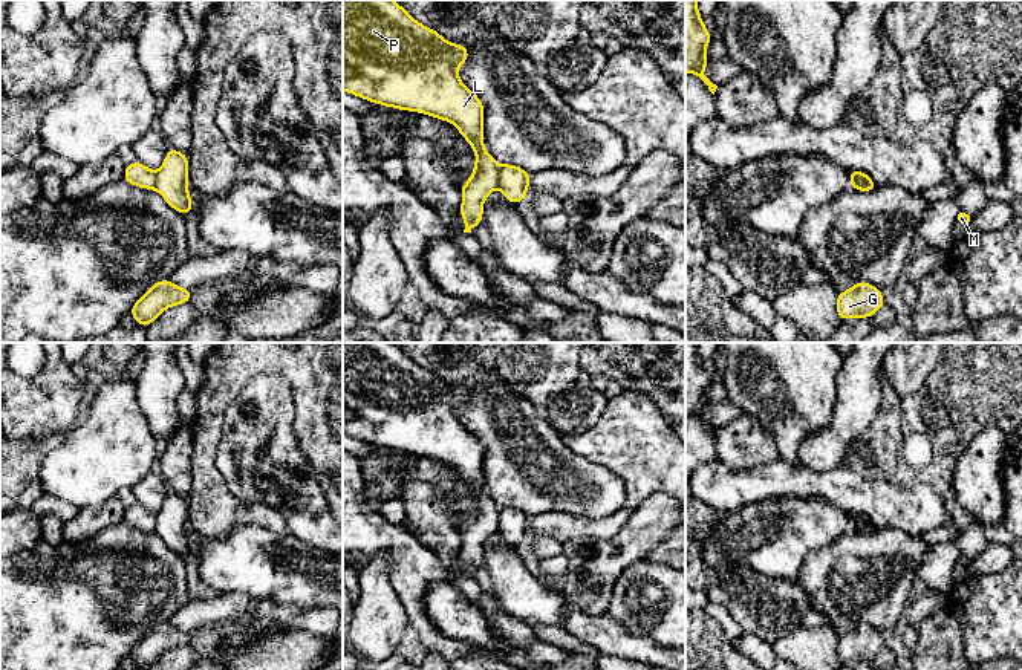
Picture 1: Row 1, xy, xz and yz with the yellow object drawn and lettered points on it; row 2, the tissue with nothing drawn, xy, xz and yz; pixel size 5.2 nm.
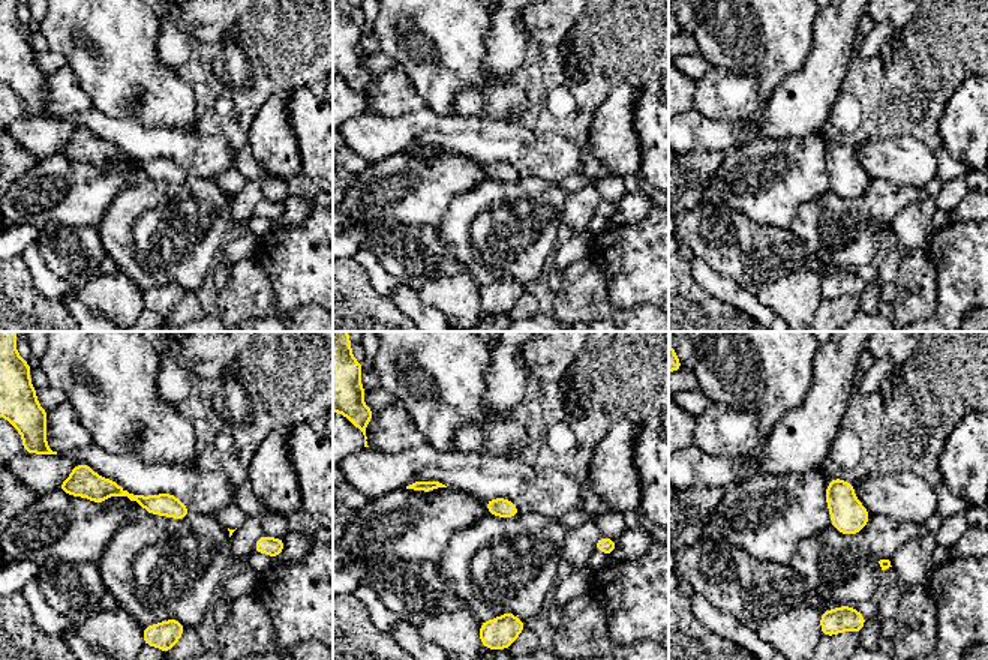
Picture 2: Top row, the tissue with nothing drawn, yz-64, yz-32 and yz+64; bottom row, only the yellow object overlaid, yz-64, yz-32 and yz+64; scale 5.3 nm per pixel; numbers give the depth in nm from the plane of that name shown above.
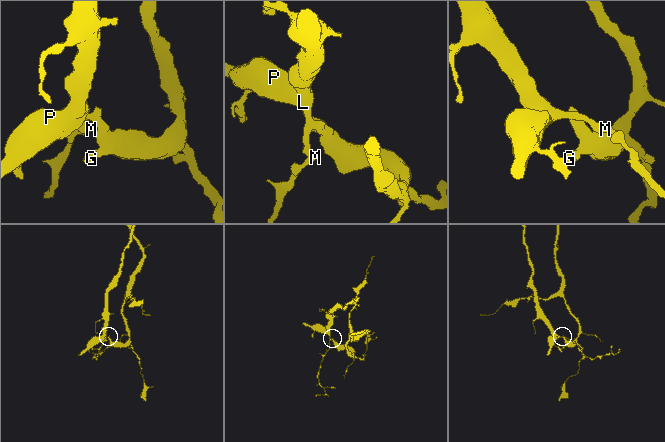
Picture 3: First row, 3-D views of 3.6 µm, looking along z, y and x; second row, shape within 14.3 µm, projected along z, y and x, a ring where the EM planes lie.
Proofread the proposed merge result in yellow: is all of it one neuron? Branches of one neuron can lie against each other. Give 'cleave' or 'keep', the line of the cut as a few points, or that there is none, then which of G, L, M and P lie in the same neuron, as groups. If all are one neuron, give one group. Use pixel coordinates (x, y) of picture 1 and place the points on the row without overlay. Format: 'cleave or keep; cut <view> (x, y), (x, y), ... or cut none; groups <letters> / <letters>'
cleave; cut xz (501, 508), (496, 530); groups G / L M P

